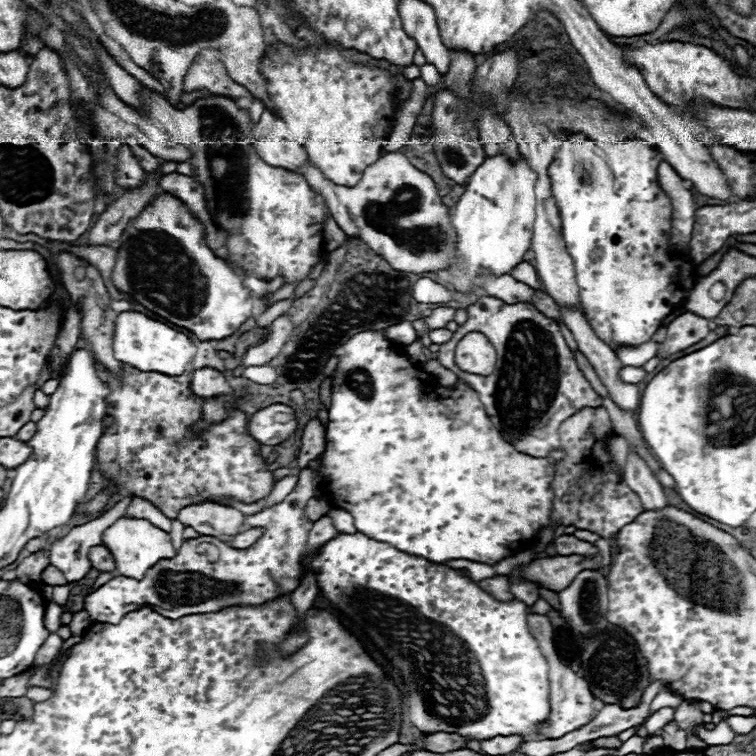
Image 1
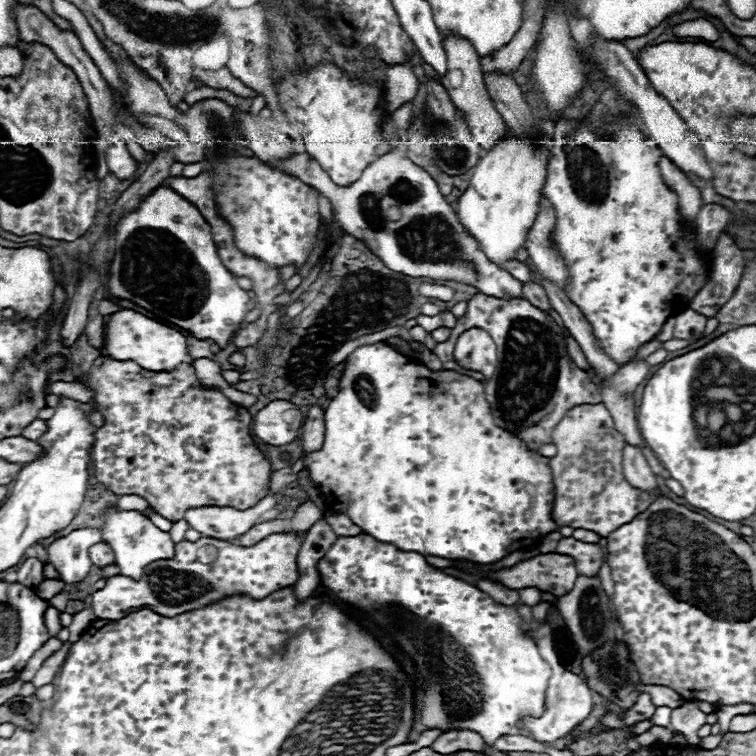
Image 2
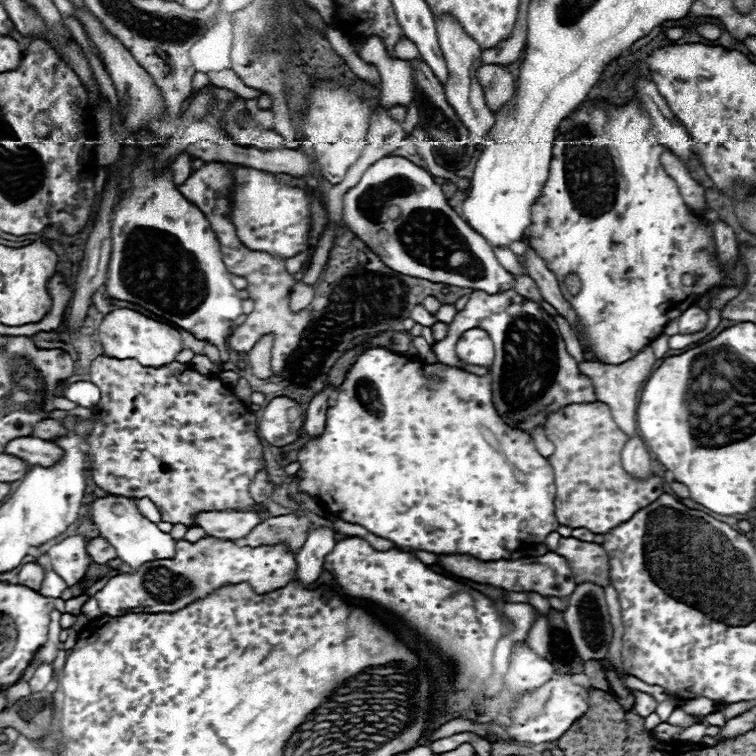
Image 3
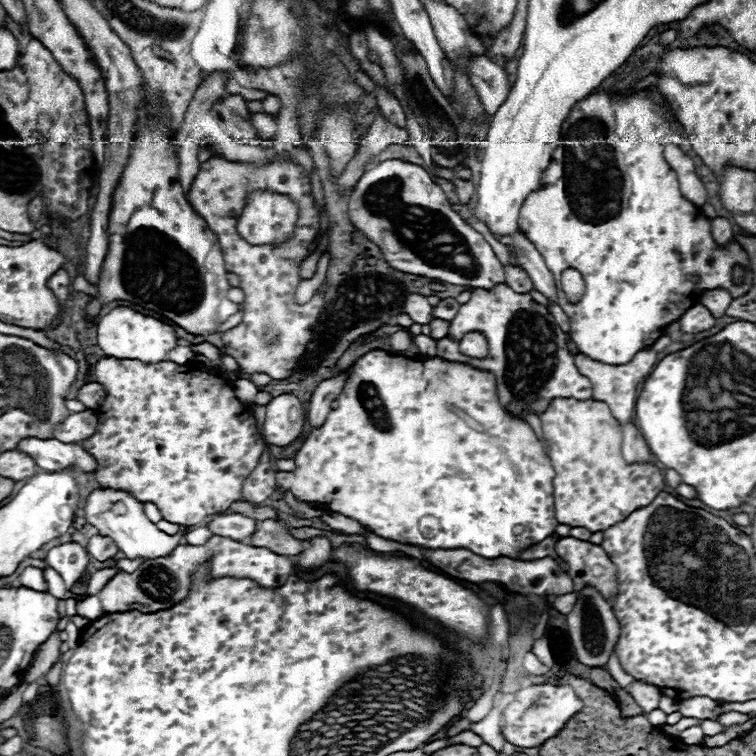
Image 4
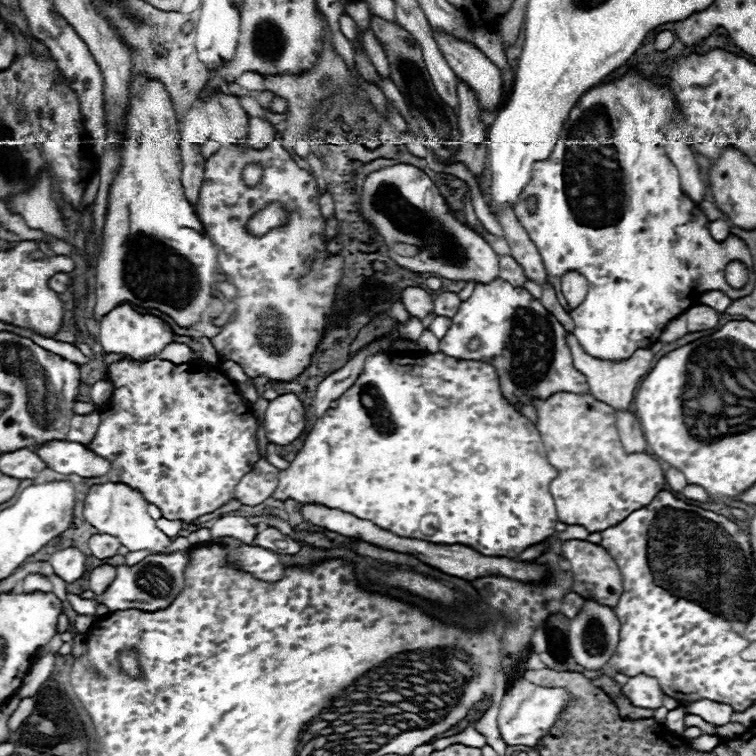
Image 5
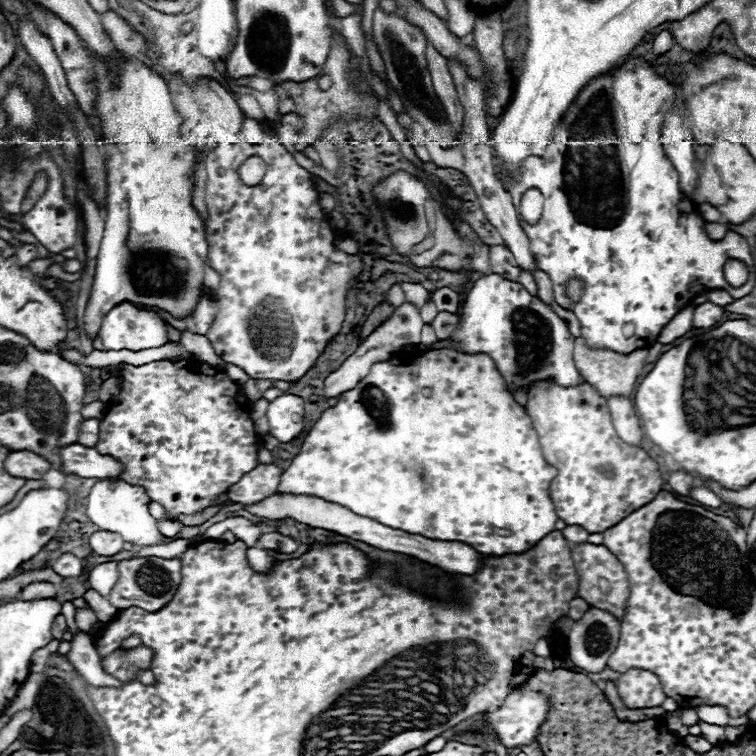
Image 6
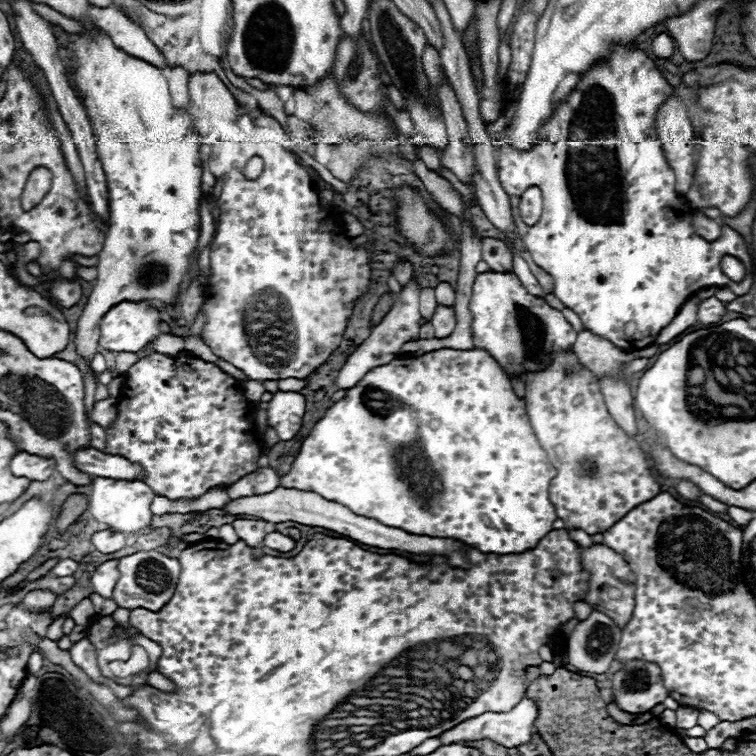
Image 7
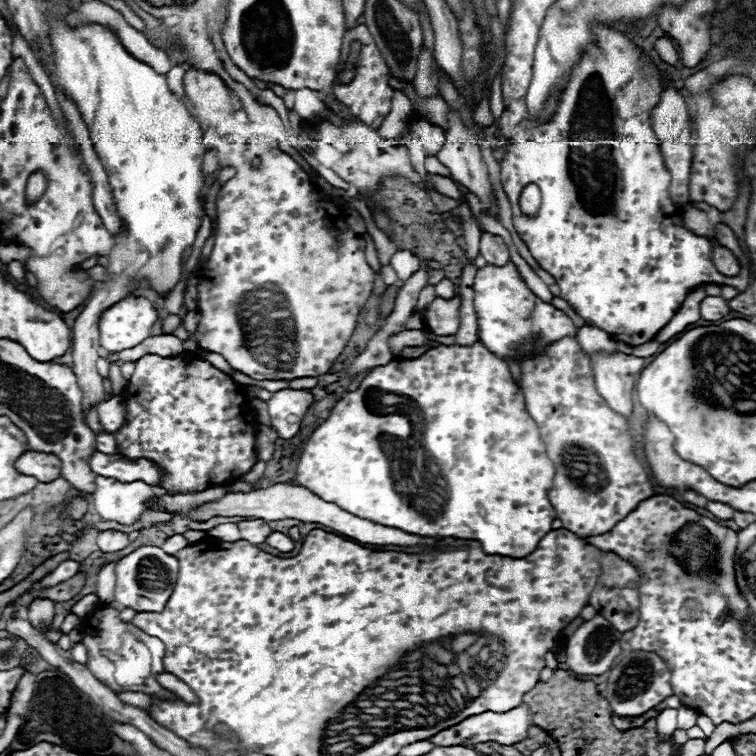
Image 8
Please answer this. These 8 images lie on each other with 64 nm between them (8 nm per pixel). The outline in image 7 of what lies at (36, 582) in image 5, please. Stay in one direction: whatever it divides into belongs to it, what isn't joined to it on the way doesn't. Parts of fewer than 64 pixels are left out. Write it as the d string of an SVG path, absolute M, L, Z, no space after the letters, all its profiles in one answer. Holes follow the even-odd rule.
M30 592L24 600L22 600L22 604L28 608L28 610L48 610L48 608L52 608L52 604L56 602L56 596L52 594L52 592Z

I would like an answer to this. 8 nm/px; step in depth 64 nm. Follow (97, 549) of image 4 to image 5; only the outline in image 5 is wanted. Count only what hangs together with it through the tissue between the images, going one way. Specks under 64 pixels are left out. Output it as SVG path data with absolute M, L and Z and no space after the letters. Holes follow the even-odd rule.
M94 534L94 536L90 536L88 546L90 546L90 552L96 558L112 558L112 556L118 554L118 548L122 544L120 544L120 540L116 536L110 536L110 534Z

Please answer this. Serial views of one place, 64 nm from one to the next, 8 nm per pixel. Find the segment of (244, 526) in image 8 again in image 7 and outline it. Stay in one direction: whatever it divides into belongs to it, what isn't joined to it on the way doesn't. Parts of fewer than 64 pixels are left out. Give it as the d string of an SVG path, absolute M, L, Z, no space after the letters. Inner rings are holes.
M234 520L232 522L234 530L238 532L238 538L248 542L248 546L256 548L264 542L266 534L268 534L268 522L264 520Z

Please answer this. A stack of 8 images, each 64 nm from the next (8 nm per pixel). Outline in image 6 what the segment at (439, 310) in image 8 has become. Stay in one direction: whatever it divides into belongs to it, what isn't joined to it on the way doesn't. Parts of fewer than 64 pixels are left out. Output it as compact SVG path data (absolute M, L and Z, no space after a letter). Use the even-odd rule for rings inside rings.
M438 312L438 316L436 316L434 322L432 322L432 328L434 328L434 332L436 332L436 338L438 338L438 340L448 338L448 336L454 332L456 324L458 324L456 314L450 314L450 312Z

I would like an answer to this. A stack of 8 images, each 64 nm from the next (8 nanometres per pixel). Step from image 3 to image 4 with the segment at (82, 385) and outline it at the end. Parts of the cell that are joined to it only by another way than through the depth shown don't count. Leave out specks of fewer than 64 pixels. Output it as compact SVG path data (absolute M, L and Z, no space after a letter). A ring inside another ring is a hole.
M90 382L80 390L78 400L82 400L90 410L96 410L100 406L100 402L106 398L106 390L104 386L100 386L98 382Z

